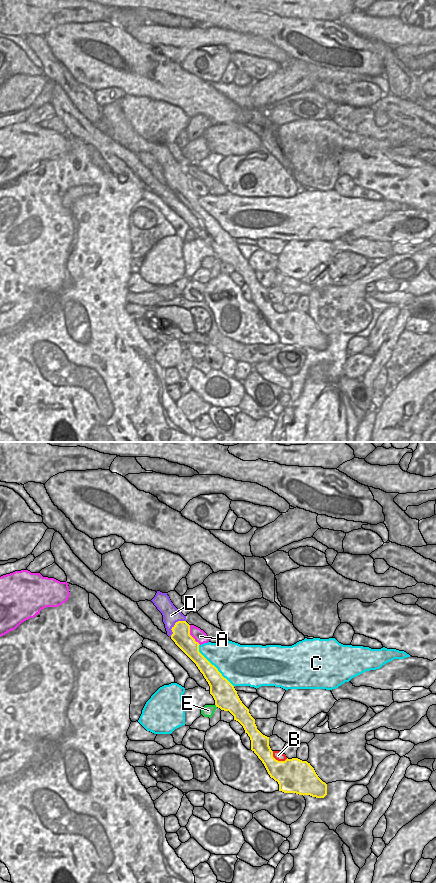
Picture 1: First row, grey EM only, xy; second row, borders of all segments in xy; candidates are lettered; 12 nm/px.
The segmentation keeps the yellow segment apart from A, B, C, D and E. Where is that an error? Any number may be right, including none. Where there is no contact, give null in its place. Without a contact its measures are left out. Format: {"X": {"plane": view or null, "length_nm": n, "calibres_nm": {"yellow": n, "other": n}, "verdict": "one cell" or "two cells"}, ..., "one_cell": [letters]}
{"A": {"plane": "xy", "length_nm": 280, "calibres_nm": {"yellow": 220, "other": 150}, "verdict": "two cells"}, "B": {"plane": "xy", "length_nm": 220, "calibres_nm": {"yellow": 380, "other": 120}, "verdict": "two cells"}, "C": {"plane": "xy", "length_nm": 650, "calibres_nm": {"yellow": 220, "other": 420}, "verdict": "two cells"}, "D": {"plane": "xy", "length_nm": 280, "calibres_nm": {"yellow": 220, "other": 200}, "verdict": "one cell"}, "E": {"plane": "xy", "length_nm": 50, "calibres_nm": {"yellow": 280, "other": 140}, "verdict": "two cells"}, "one_cell": ["D"]}

